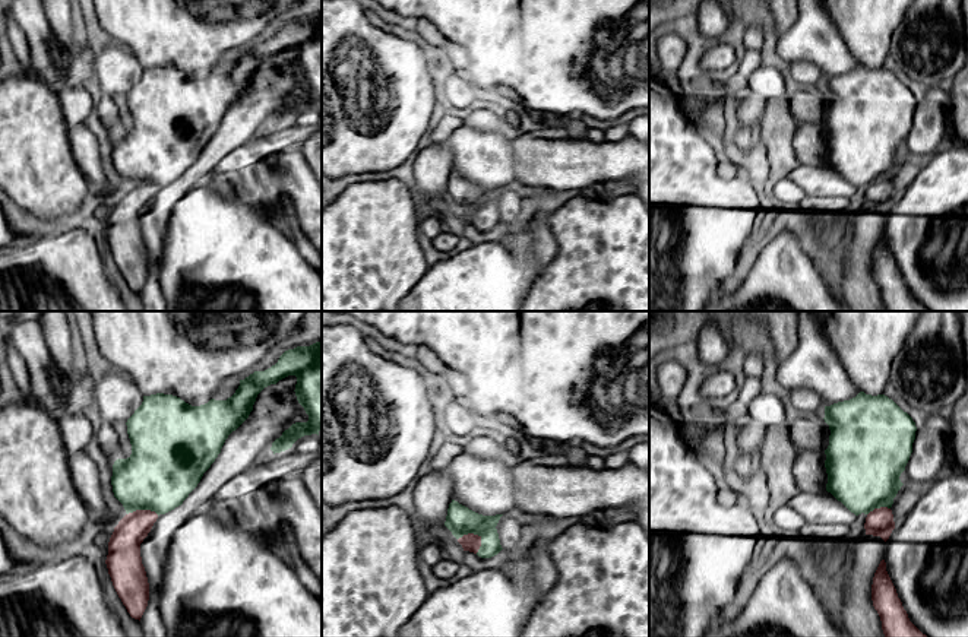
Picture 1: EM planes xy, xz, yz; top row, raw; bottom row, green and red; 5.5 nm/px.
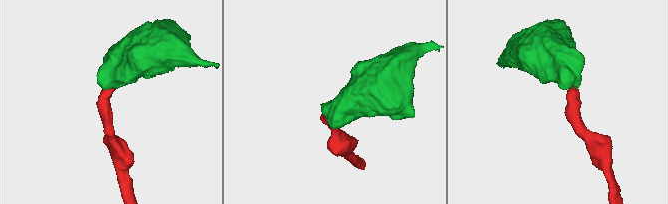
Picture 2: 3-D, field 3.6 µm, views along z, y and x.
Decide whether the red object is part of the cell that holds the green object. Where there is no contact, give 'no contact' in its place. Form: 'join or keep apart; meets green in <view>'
join; meets green in xz

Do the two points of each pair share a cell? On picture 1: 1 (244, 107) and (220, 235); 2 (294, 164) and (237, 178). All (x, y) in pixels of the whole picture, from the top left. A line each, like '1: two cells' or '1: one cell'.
1: two cells
2: one cell

